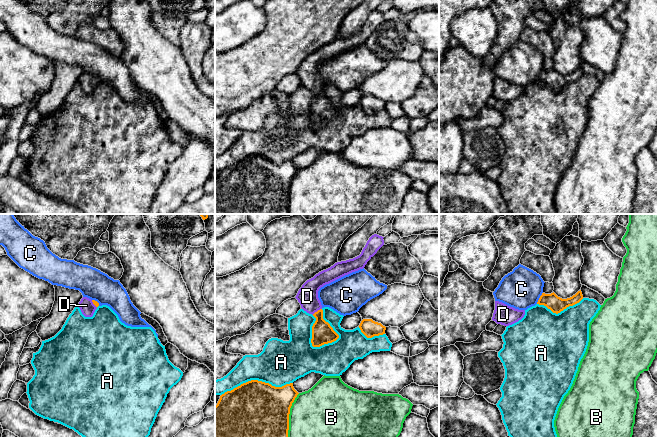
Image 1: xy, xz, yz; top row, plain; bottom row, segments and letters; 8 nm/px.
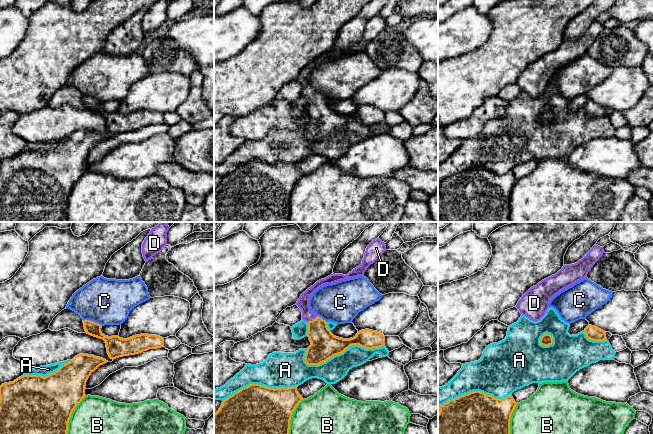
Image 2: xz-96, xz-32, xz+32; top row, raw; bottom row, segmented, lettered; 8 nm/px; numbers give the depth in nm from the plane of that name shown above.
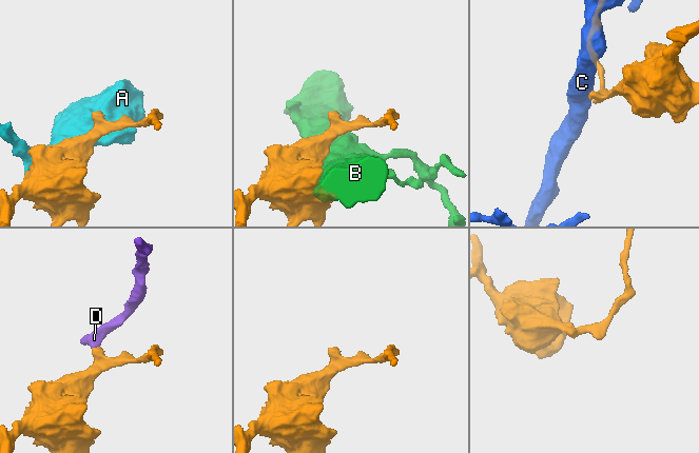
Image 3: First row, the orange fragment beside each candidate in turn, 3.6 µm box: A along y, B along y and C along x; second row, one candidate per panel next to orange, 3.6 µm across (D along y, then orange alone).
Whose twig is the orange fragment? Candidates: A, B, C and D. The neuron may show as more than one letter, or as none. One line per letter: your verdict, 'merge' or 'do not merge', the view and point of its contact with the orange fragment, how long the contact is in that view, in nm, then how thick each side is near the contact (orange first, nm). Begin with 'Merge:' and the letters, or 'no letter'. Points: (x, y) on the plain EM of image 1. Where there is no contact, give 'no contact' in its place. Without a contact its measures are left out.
Merge: D
A: do not merge; meets orange in xz at (338, 112); contact 320 nm long; 180 nm thick on the orange side, 260 nm on the other
B: do not merge; meets orange in xz at (288, 191); contact 380 nm long; 500 nm thick on the orange side, 480 nm on the other
C: do not merge; meets orange in yz at (539, 74); contact 110 nm long; 130 nm thick on the orange side, 320 nm on the other
D: merge; meets orange in xz at (317, 87); contact 90 nm long; 180 nm thick on the orange side, 170 nm on the other

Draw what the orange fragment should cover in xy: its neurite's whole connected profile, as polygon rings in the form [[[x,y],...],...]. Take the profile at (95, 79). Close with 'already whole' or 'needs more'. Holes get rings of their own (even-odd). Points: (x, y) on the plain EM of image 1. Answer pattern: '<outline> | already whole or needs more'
[[[83,73],[78,80],[82,90],[85,93],[92,93],[95,86],[99,82],[99,79],[95,76],[91,76],[87,73]]] | needs more

